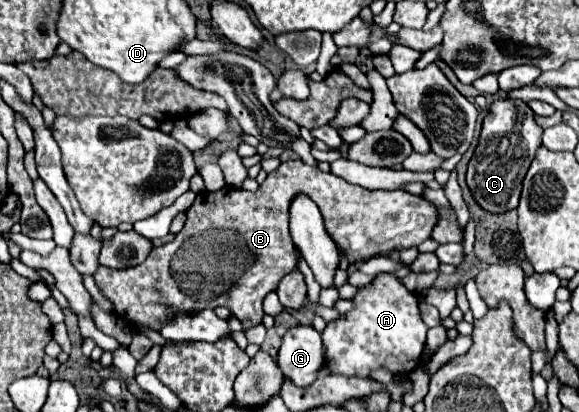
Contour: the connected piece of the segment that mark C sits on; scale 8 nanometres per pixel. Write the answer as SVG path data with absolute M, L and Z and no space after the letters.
M498 98L490 106L482 124L482 134L476 152L468 164L466 182L476 202L488 212L506 212L518 206L522 180L538 146L542 144L542 128L536 124L528 102L514 98Z

